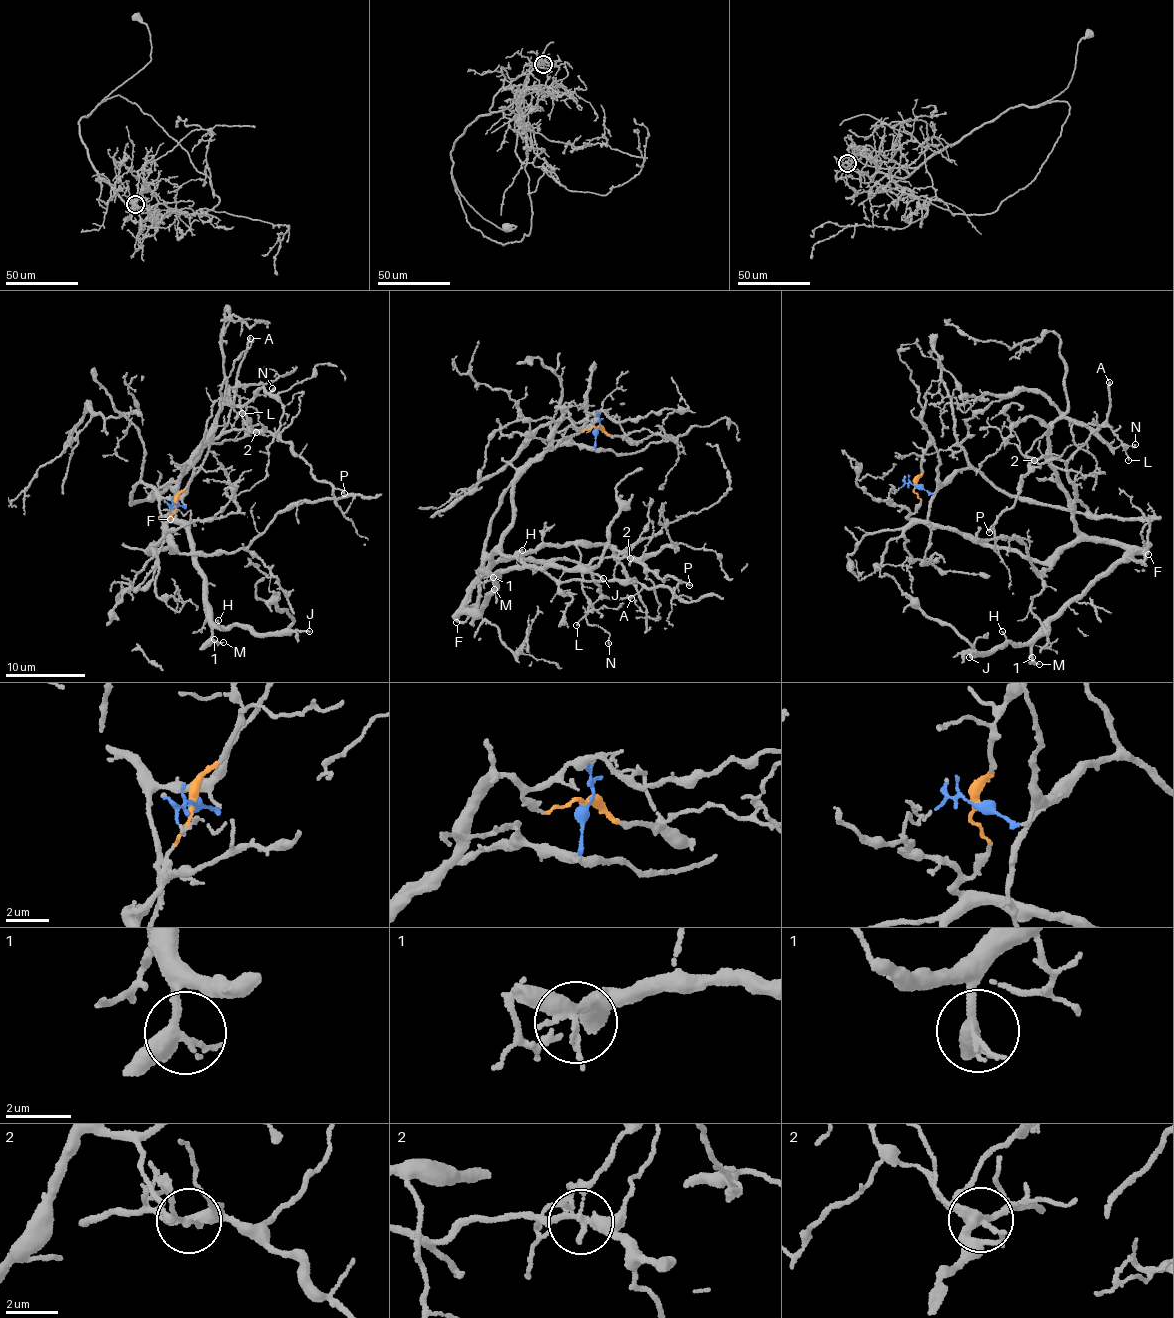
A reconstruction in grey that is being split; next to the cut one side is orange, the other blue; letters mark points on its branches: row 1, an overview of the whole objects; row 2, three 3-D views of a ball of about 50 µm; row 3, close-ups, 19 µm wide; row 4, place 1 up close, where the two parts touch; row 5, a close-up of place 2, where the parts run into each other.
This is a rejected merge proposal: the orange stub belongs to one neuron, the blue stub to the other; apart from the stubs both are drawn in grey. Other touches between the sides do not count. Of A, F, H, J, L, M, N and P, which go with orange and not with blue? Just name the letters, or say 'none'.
F, H, J, M

